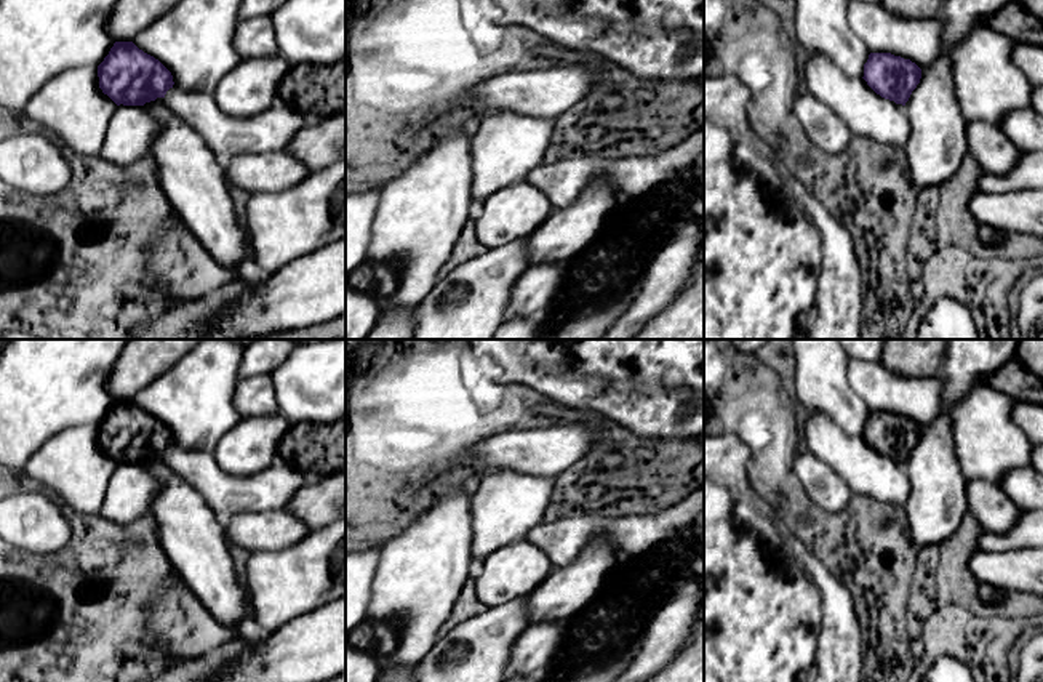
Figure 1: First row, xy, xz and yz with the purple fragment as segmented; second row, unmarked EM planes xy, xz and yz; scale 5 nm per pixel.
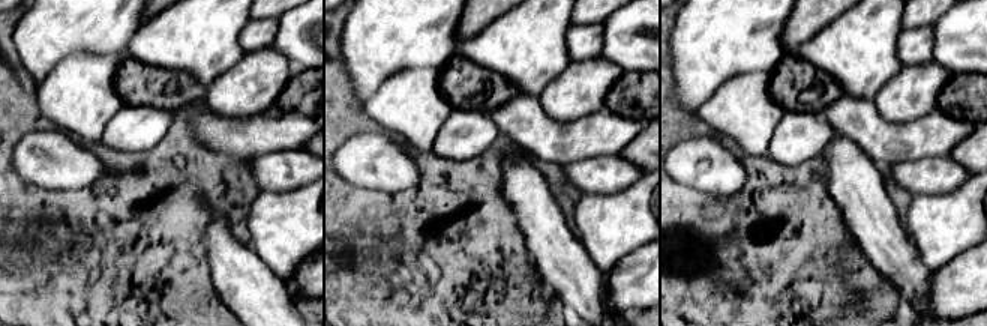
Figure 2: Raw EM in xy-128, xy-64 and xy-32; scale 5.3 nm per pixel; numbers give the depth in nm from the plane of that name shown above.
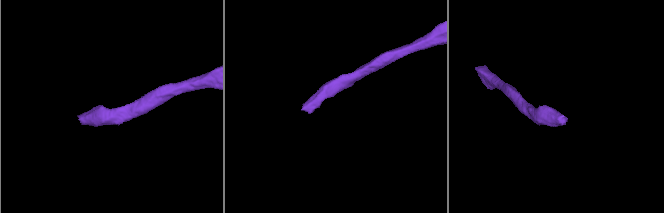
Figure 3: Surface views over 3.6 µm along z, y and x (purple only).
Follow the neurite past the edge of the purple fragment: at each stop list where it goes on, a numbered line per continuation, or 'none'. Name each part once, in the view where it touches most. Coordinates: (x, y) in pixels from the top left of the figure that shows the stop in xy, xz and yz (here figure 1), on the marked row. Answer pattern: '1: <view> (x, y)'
none

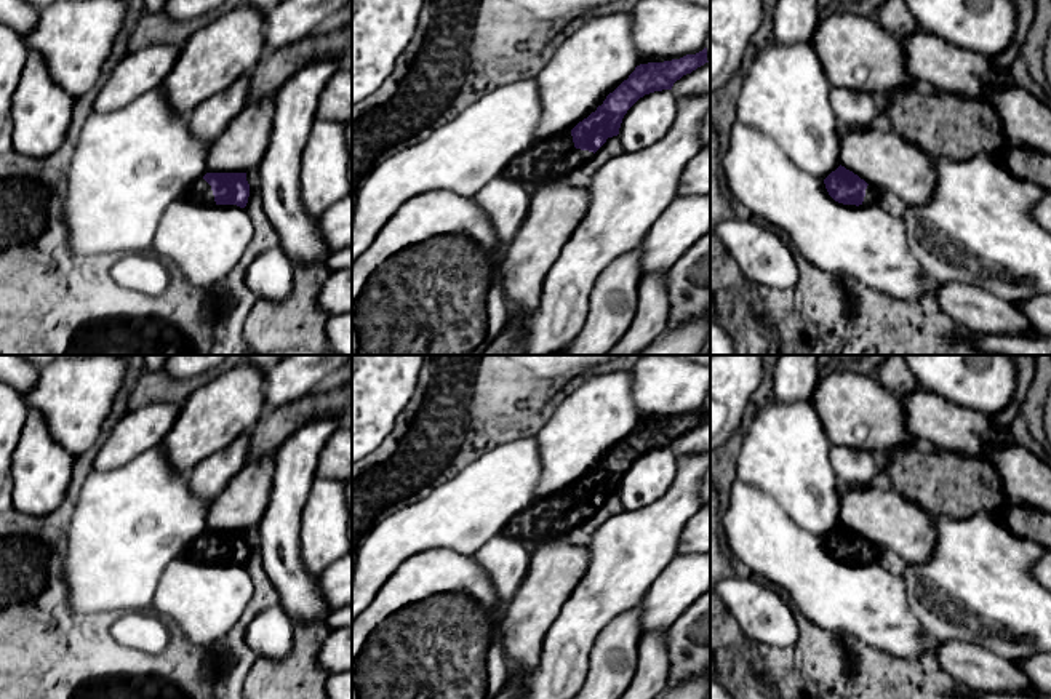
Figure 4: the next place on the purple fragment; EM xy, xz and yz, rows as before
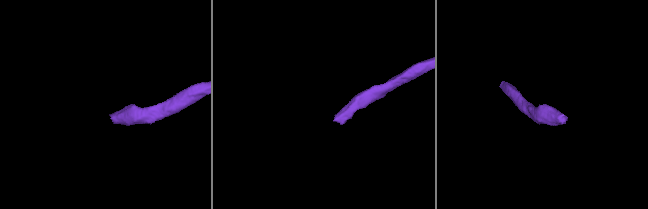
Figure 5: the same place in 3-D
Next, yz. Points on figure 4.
1: yz (871, 197)

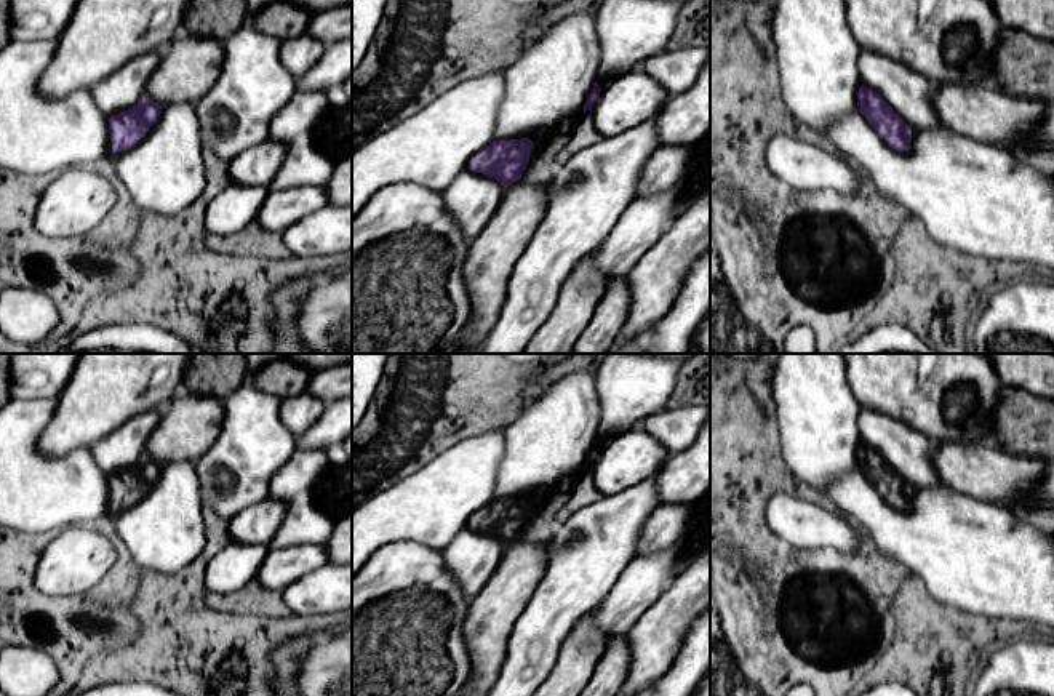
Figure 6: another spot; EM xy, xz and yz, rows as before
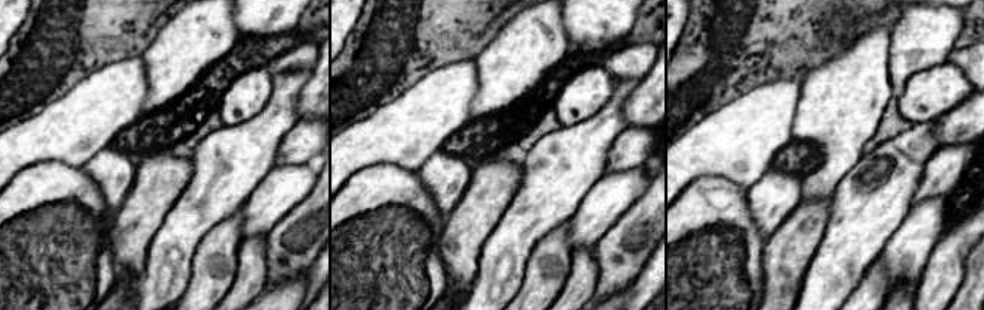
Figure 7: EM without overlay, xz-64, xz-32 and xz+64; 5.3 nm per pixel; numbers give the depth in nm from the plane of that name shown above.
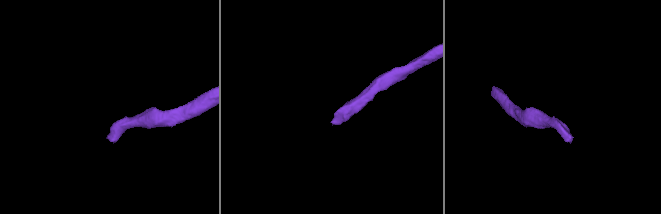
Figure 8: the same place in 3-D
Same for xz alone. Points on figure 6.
none

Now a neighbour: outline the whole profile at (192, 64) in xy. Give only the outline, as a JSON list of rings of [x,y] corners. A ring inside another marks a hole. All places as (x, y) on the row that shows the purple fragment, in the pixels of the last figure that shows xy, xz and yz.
[[[187,35],[174,38],[146,85],[146,94],[162,107],[195,104],[221,74],[224,42]]]

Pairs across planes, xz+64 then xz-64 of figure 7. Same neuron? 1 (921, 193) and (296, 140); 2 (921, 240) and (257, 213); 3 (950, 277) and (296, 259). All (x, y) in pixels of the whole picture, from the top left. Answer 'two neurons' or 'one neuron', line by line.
1: one neuron
2: one neuron
3: one neuron

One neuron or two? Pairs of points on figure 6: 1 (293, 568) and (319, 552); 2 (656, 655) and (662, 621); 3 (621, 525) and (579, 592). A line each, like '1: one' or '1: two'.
1: one
2: one
3: one

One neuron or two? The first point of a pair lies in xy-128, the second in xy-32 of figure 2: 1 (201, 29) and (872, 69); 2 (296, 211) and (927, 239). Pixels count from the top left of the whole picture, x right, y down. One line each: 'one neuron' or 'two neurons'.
1: one neuron
2: one neuron

